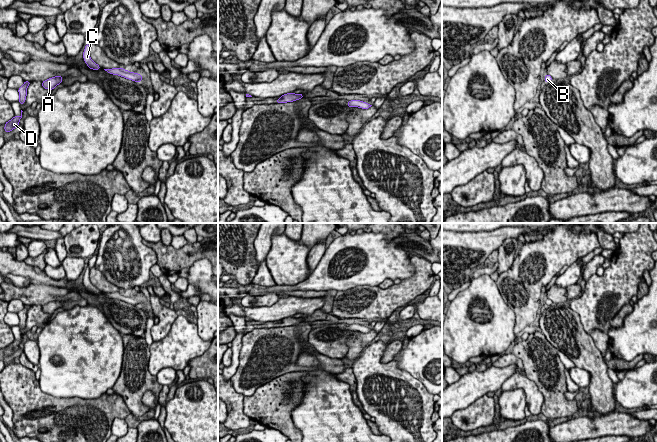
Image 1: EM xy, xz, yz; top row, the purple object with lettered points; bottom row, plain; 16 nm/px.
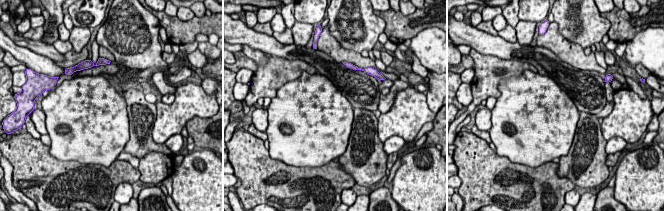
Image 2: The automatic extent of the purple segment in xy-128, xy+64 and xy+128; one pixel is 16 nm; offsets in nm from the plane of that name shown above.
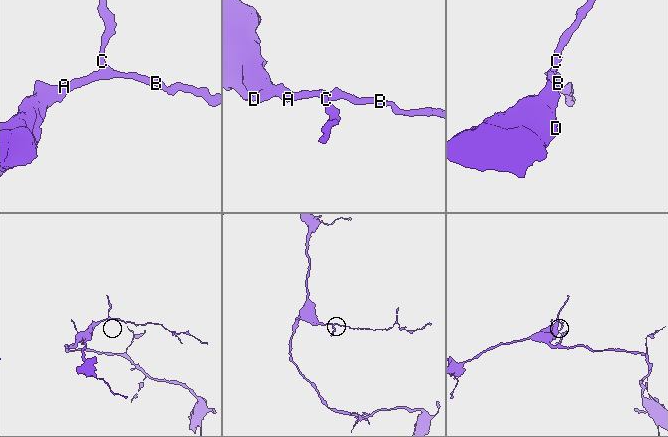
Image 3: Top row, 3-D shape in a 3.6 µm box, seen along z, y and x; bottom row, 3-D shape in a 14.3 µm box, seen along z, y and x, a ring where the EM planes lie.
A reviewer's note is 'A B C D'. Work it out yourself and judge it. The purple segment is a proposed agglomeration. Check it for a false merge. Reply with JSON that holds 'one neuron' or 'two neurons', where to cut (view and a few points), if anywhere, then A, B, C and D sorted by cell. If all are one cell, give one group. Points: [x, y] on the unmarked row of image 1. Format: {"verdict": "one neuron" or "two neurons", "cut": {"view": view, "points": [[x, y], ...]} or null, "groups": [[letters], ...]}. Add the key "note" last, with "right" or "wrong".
{"verdict": "one neuron", "cut": null, "groups": [["A", "B", "C", "D"]], "note": "right"}

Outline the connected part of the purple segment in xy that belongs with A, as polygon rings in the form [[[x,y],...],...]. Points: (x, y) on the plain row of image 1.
[[[56,300],[43,305],[42,310],[45,313],[53,314],[60,307],[62,307],[62,300]]]

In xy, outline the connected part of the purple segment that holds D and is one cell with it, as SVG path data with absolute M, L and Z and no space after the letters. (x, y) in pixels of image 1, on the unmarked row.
M22 334L20 340L14 340L10 345L5 347L4 354L5 356L10 356L19 349L19 345L22 342Z

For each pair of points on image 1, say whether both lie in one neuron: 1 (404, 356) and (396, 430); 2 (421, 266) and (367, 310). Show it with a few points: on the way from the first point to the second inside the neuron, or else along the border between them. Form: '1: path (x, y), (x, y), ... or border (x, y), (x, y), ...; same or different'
1: border (393, 359), (401, 369), (406, 370), (422, 383); different
2: path (414, 281), (401, 294), (382, 303); same

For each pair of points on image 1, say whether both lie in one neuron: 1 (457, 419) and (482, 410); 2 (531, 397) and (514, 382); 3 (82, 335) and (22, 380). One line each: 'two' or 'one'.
1: one
2: one
3: two

